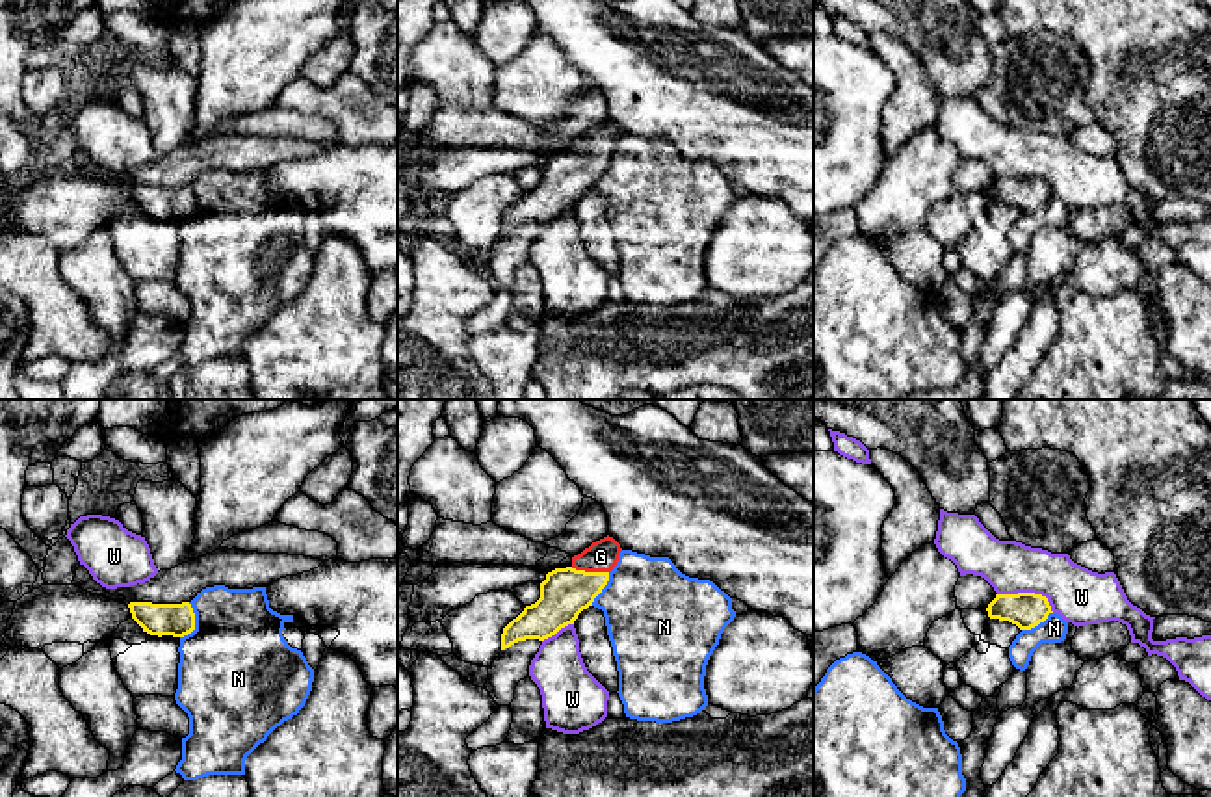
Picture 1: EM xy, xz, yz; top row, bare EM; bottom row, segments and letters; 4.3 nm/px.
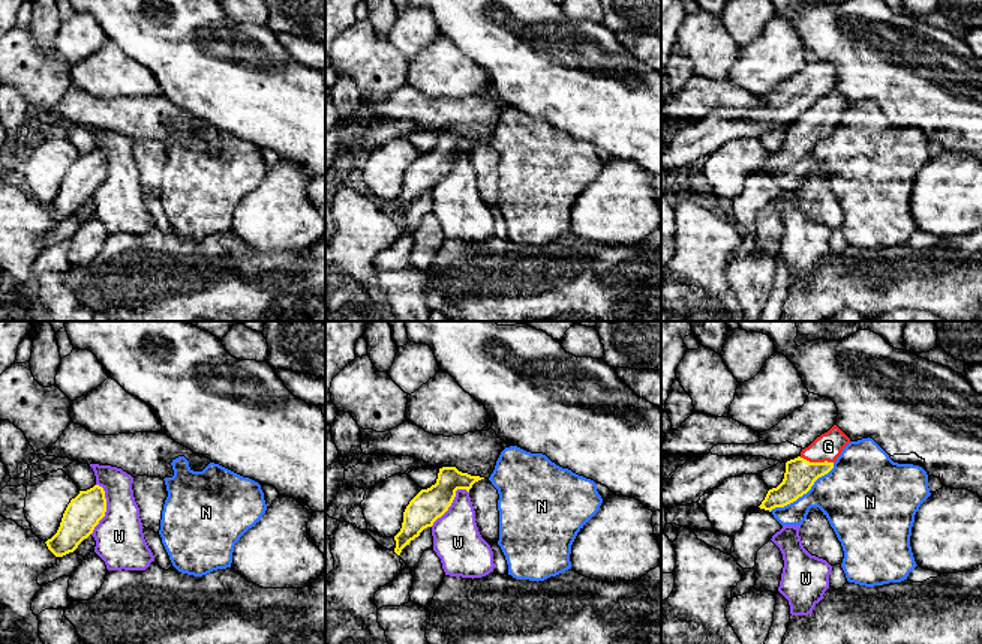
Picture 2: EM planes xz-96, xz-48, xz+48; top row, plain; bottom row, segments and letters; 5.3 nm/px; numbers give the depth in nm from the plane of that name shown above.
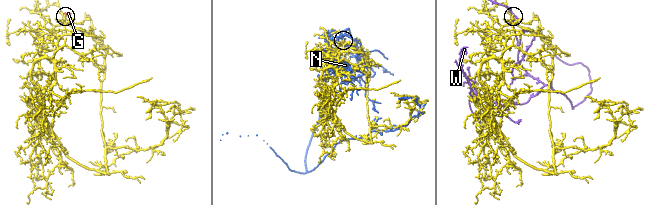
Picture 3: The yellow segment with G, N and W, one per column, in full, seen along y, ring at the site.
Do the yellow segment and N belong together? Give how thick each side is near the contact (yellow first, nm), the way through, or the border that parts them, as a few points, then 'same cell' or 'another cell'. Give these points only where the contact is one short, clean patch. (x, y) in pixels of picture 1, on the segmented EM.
calibres 140 and 460 nm; another cell

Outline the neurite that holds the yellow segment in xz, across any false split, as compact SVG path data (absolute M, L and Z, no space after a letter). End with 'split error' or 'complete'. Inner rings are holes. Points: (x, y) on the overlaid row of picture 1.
M607 535L574 555L570 567L548 572L540 598L503 628L501 650L526 639L544 641L574 624L607 585L620 552L620 544Z; split error

